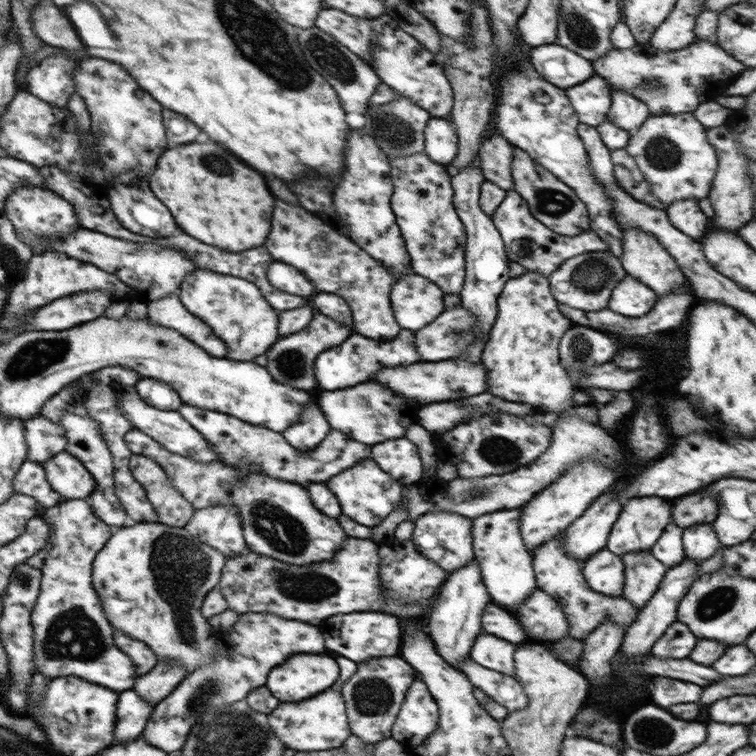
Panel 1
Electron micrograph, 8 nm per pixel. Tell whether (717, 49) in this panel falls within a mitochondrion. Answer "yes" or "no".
no

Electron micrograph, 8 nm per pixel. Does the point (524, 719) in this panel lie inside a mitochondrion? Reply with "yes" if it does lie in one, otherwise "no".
yes

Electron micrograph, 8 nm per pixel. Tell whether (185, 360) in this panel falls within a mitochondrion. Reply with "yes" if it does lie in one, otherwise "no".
yes

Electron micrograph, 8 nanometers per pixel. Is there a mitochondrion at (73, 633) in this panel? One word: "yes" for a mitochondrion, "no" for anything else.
yes

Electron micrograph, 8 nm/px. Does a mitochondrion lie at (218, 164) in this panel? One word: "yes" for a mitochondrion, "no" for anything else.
yes

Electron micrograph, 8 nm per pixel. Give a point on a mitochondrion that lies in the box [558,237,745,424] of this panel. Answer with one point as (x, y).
(591, 276)

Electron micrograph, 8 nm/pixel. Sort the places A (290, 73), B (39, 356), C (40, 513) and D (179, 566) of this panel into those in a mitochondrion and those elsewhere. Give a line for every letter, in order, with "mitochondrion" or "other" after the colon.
A: mitochondrion
B: mitochondrion
C: other
D: mitochondrion

